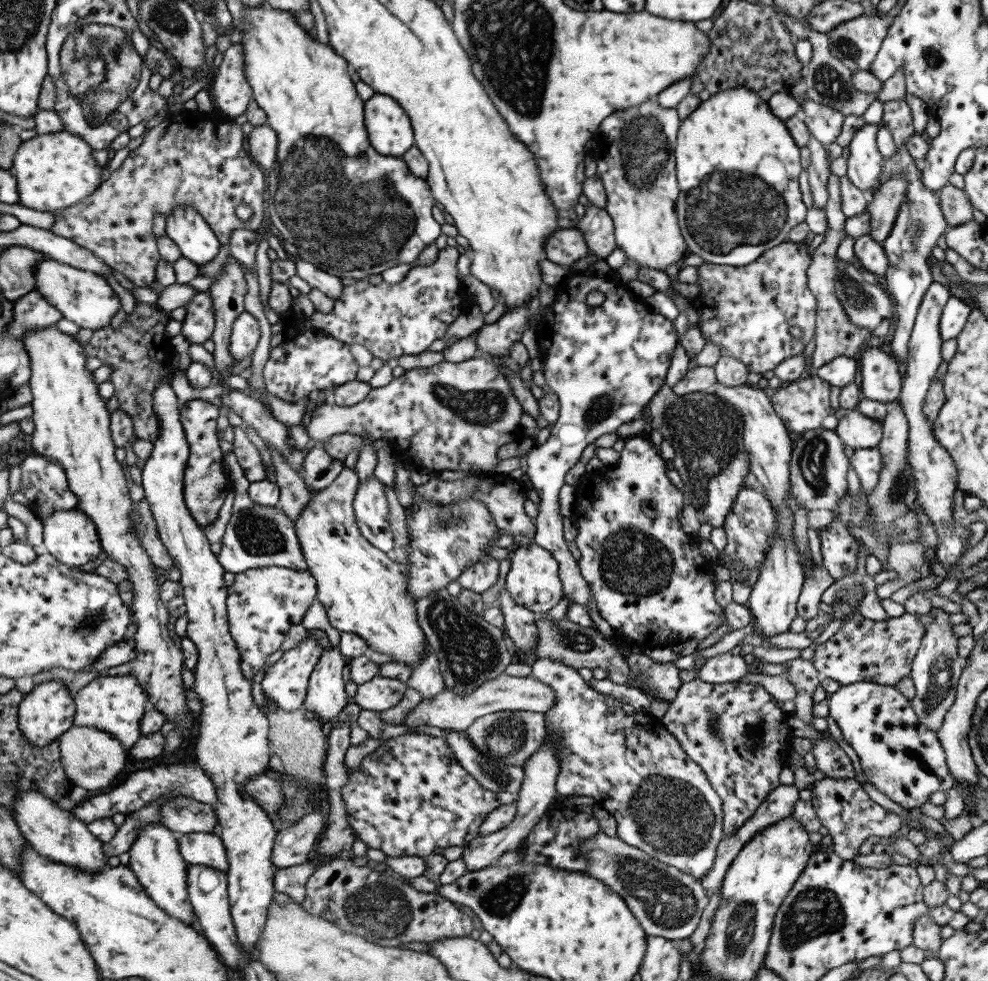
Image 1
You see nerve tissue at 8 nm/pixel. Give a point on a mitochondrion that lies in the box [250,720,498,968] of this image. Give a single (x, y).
(379, 909)

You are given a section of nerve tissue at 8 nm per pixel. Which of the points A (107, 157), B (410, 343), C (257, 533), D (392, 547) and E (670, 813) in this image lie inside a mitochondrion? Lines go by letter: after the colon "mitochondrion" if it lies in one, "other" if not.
A: other
B: other
C: mitochondrion
D: other
E: mitochondrion

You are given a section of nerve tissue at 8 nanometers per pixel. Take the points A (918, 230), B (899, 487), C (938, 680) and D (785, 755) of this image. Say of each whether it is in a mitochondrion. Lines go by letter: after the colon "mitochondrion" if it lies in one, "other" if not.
A: mitochondrion
B: mitochondrion
C: mitochondrion
D: other

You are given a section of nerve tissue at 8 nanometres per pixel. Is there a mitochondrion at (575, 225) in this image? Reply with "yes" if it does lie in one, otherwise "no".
no

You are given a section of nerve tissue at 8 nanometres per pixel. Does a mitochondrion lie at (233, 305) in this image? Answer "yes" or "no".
no

